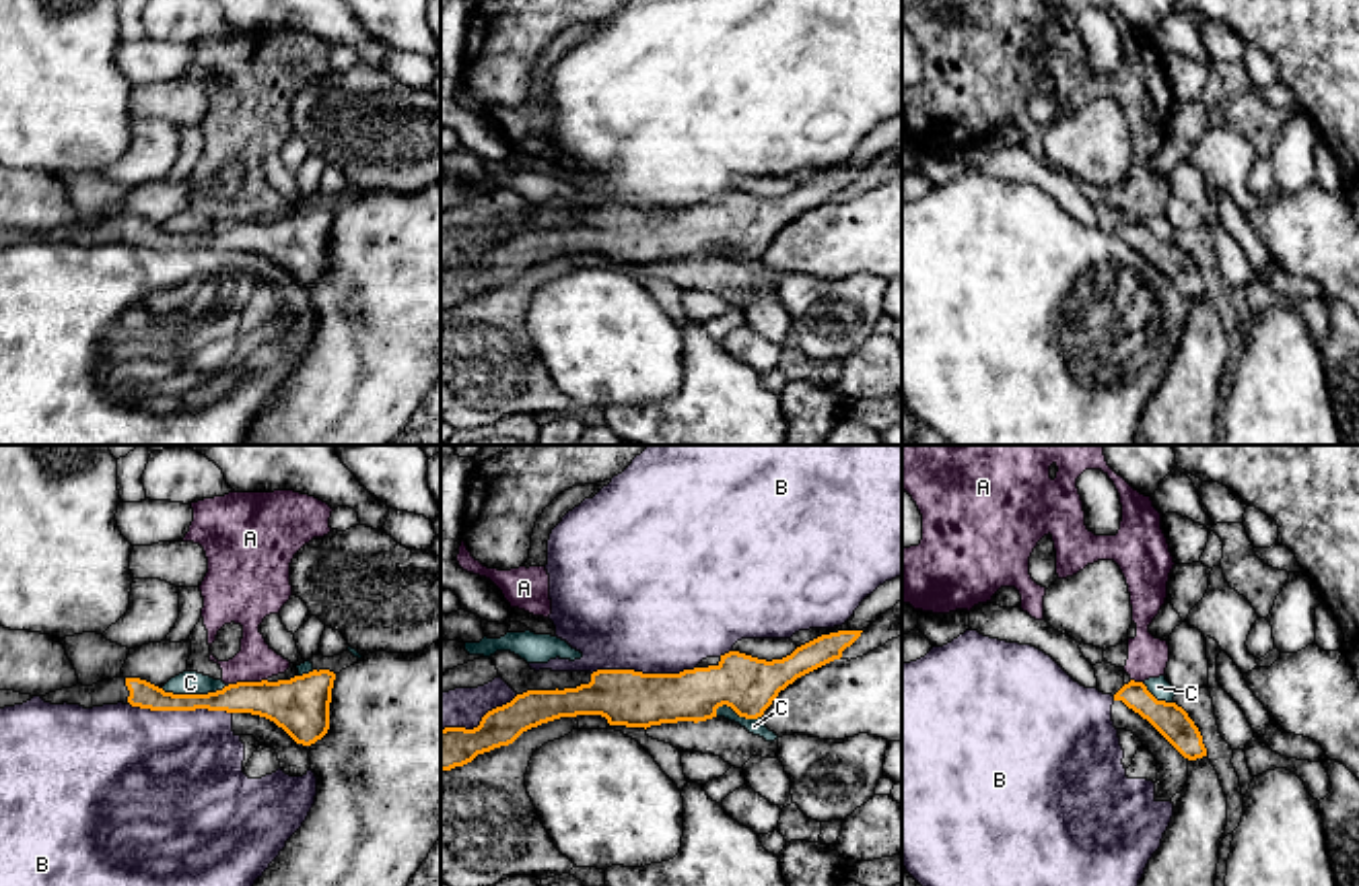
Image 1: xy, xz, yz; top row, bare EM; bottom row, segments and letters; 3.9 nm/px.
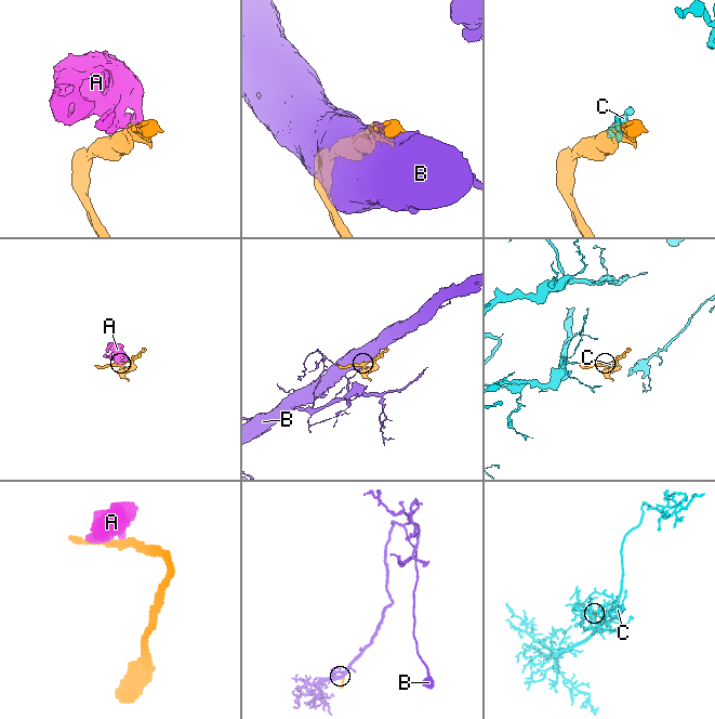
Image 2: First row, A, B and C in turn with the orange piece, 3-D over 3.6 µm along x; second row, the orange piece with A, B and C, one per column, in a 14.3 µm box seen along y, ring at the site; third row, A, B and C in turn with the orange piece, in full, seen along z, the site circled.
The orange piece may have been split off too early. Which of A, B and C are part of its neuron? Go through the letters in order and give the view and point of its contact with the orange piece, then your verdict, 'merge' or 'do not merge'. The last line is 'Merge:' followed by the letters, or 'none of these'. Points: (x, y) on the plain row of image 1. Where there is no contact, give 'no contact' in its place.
A: meets orange in xy at (248, 221); merge
B: meets orange in xz at (641, 211); do not merge
C: meets orange in xy at (194, 233); do not merge
Merge: A

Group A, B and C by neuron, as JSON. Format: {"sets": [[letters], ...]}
{"sets": [["A"], ["B"], ["C"]]}

